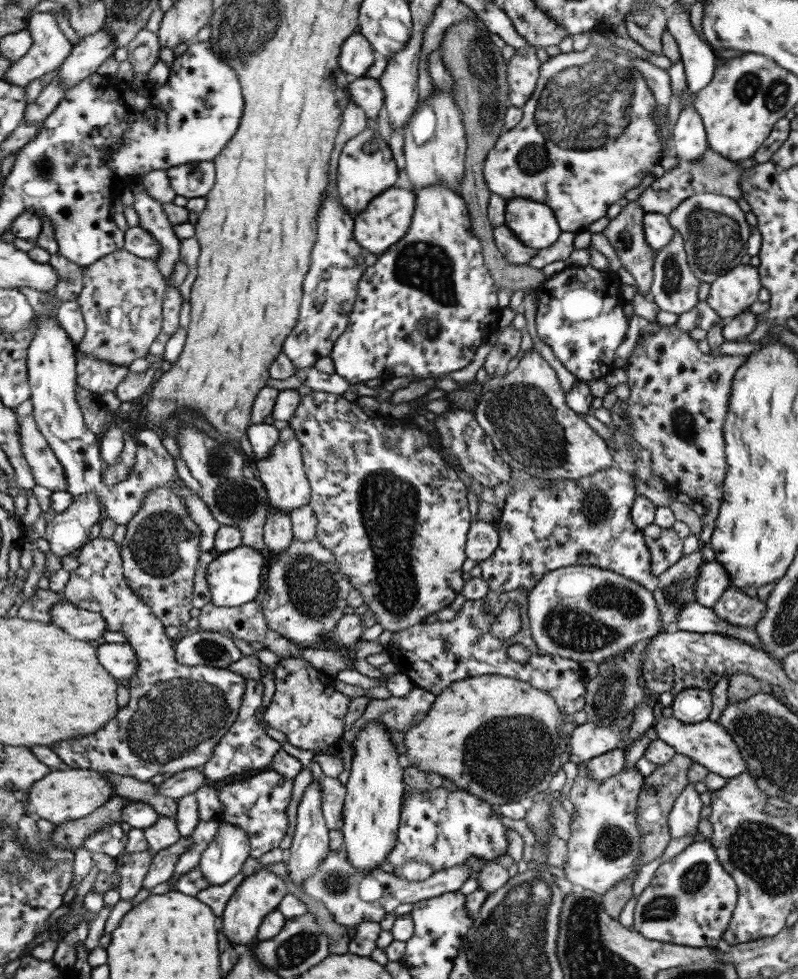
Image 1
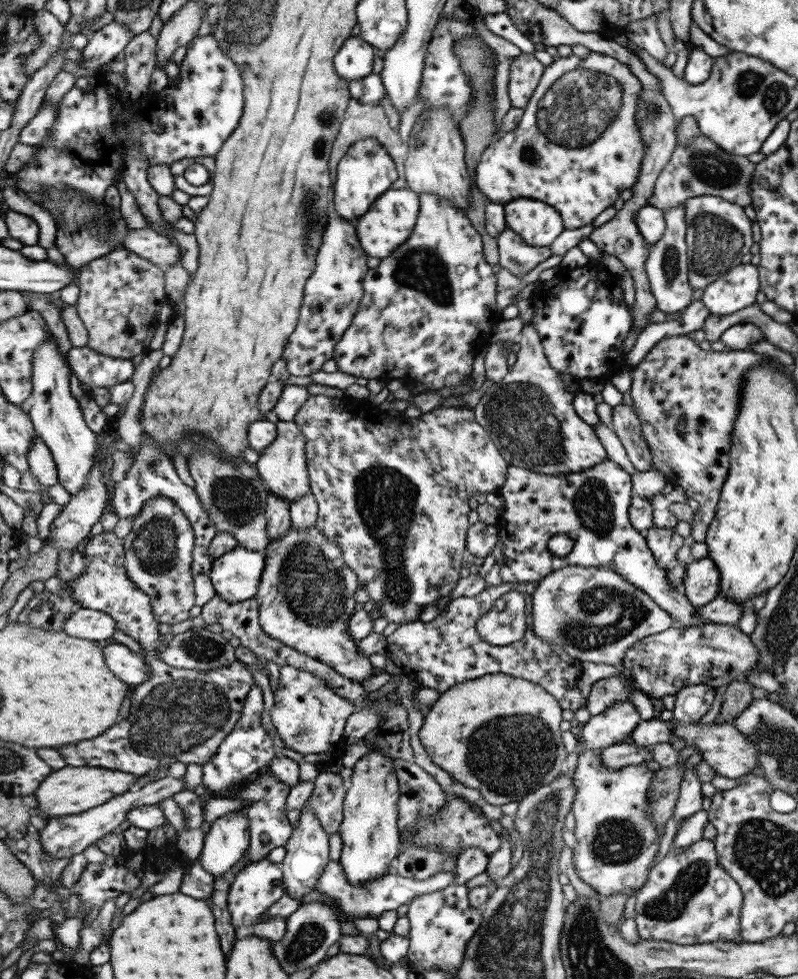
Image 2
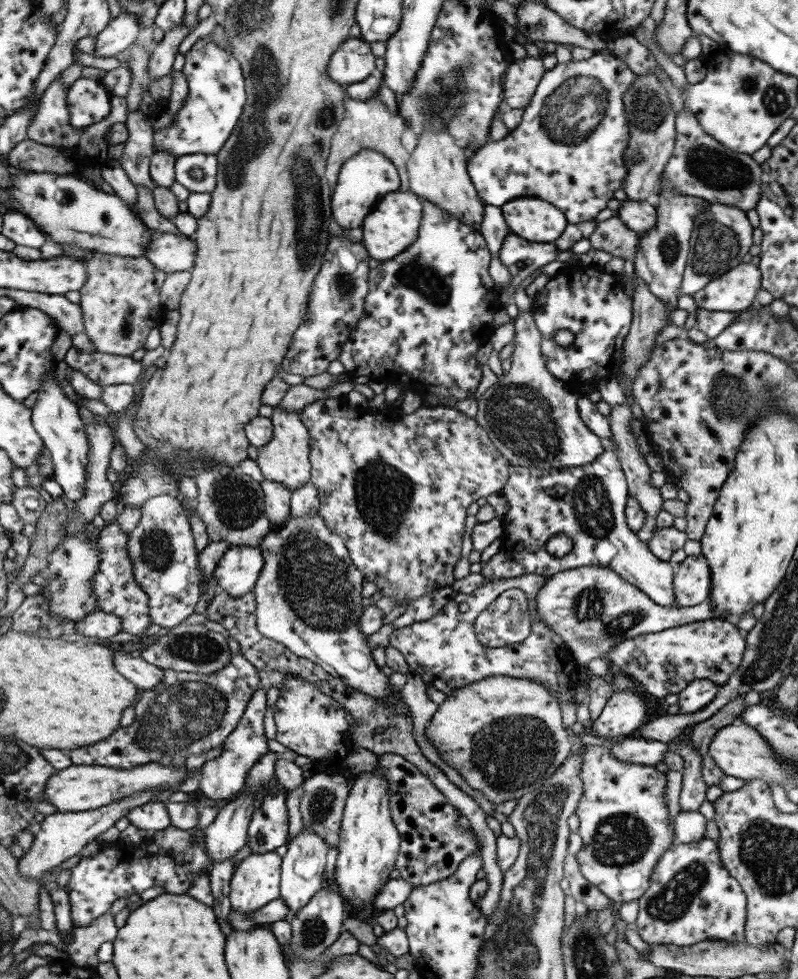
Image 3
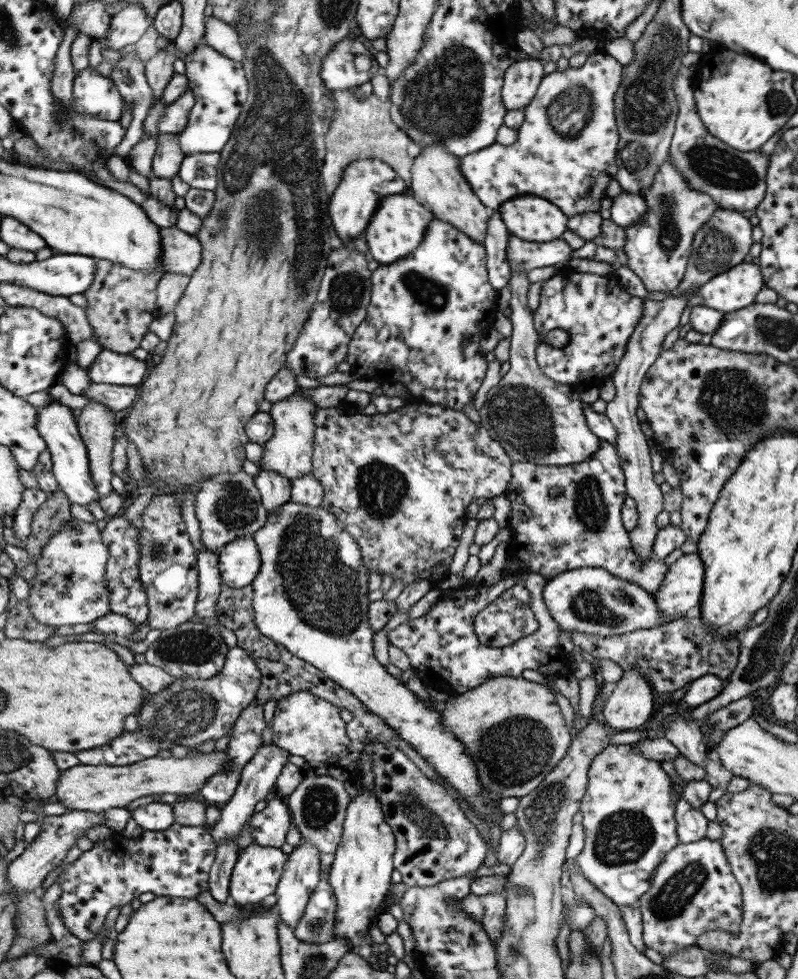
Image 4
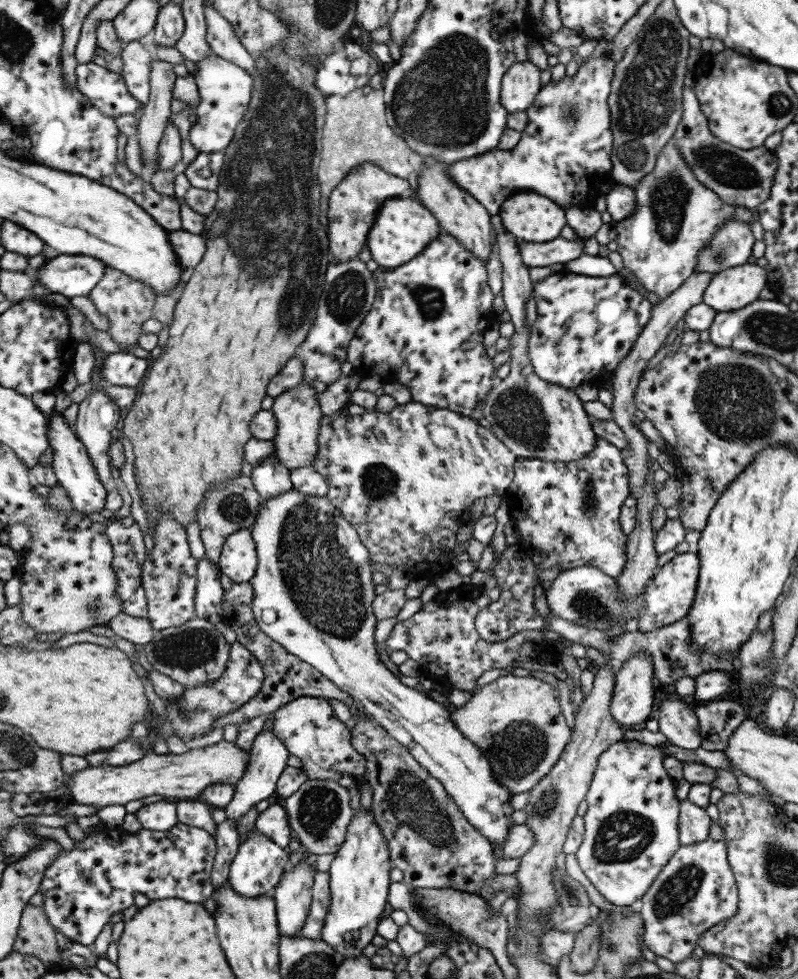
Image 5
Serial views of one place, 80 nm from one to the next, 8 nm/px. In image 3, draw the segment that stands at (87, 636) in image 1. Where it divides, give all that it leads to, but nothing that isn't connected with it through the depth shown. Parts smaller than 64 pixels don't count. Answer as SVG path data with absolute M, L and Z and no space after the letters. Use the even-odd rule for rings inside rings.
M100 610L88 614L83 620L75 622L75 631L85 636L96 638L111 638L123 632L123 619L120 616Z

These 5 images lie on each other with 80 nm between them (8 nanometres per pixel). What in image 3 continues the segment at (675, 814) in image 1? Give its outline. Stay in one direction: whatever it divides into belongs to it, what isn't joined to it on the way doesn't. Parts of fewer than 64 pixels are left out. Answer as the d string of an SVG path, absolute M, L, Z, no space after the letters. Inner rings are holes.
M681 732L670 742L674 752L683 760L681 790L679 793L679 808L684 811L697 811L703 799L705 789L708 787L700 774L701 760L693 748L693 743Z

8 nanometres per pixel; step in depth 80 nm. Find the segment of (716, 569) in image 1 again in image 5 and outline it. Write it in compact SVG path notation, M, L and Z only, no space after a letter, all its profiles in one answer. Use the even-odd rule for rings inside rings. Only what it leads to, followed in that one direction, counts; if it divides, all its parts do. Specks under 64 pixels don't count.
M686 551L674 555L668 562L656 569L642 591L643 606L636 618L634 630L651 632L681 620L688 613L695 594L699 559L696 553Z

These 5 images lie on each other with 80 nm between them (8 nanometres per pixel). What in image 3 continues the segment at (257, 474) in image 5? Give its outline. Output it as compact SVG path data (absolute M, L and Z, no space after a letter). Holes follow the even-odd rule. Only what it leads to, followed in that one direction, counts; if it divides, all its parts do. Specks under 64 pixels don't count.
M263 479L263 491L266 500L266 515L272 522L273 529L285 524L292 514L292 492L283 483Z

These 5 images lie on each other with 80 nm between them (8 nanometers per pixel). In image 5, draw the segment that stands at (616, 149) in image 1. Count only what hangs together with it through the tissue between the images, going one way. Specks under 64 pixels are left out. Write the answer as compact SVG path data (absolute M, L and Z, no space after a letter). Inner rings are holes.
M602 55L601 57L595 59L589 59L589 61L585 61L582 65L578 66L577 72L572 77L567 77L565 75L561 81L553 81L545 85L545 87L541 87L539 92L536 94L532 105L529 106L528 109L524 110L524 113L527 115L527 122L525 128L519 133L518 143L511 150L499 150L496 148L495 150L490 150L485 154L476 154L475 156L471 156L469 158L462 158L461 160L454 161L451 163L448 168L448 176L452 178L452 181L460 186L465 192L469 193L477 202L481 203L481 206L487 210L490 216L497 215L499 212L499 206L501 203L512 194L515 194L517 191L533 191L541 196L546 196L550 198L561 210L565 210L565 208L573 208L573 210L577 209L585 209L591 208L593 200L595 200L597 194L601 191L601 185L604 181L608 180L610 166L611 166L611 146L612 136L609 130L609 109L606 103L607 95L609 92L609 83L612 77L612 68L614 65L615 59L611 59L606 55Z

